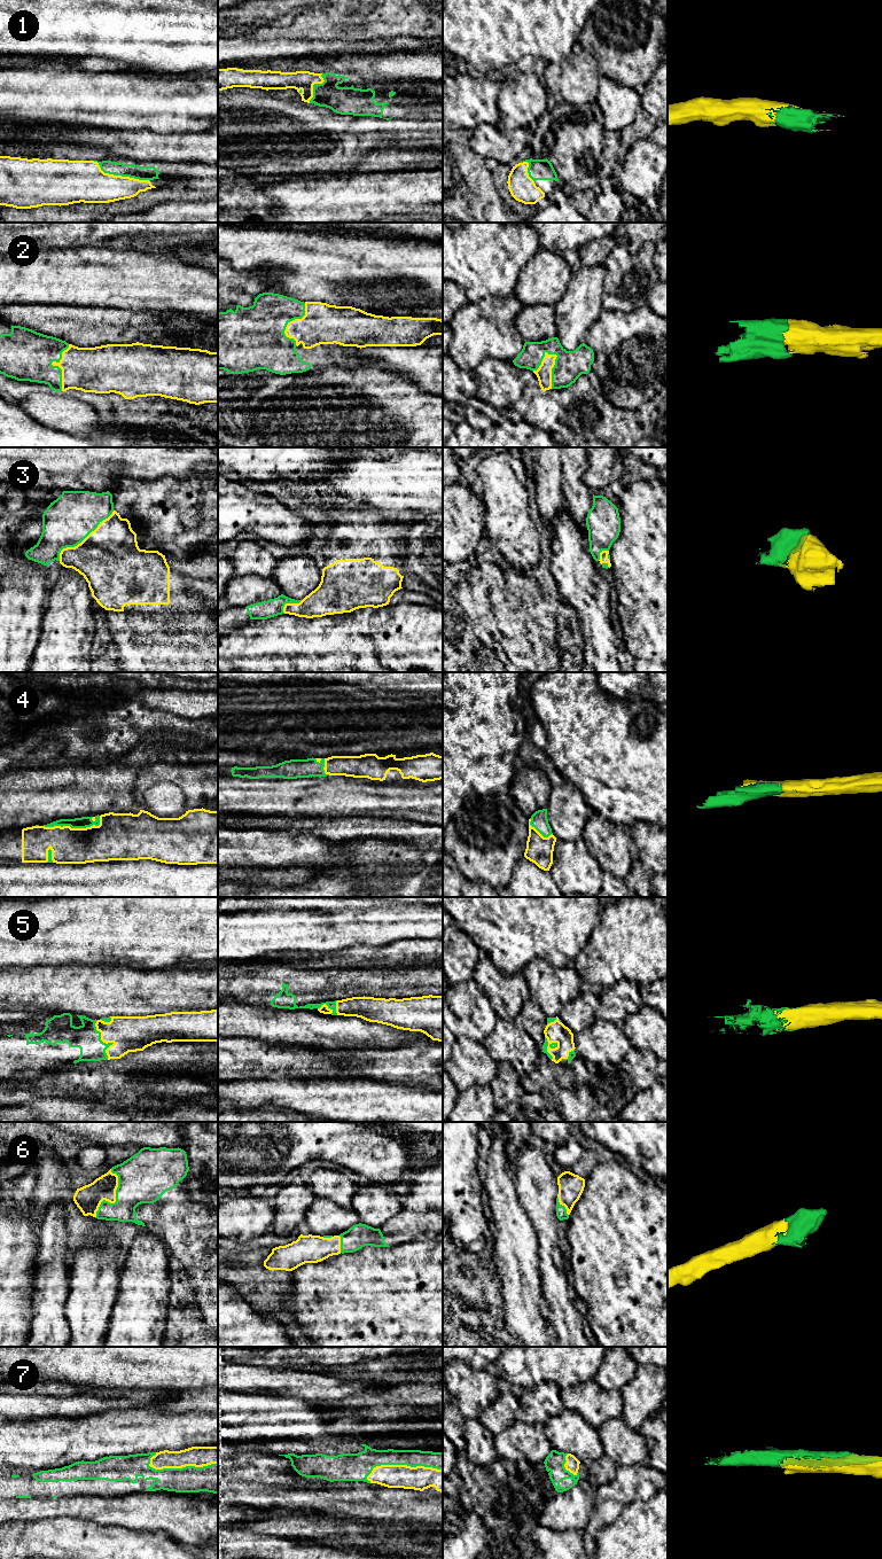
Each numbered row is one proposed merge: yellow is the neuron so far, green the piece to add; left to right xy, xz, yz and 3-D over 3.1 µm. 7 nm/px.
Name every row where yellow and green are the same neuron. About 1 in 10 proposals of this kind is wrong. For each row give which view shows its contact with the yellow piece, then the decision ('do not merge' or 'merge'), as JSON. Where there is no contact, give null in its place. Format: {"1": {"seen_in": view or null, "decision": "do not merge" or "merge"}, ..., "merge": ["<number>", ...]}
{"1": {"seen_in": "xy", "decision": "merge"}, "2": {"seen_in": "yz", "decision": "merge"}, "3": {"seen_in": "xy", "decision": "merge"}, "4": {"seen_in": "xy", "decision": "merge"}, "5": {"seen_in": "xy", "decision": "merge"}, "6": {"seen_in": "xy", "decision": "merge"}, "7": {"seen_in": "xz", "decision": "merge"}, "merge": ["1", "2", "3", "4", "5", "6", "7"]}

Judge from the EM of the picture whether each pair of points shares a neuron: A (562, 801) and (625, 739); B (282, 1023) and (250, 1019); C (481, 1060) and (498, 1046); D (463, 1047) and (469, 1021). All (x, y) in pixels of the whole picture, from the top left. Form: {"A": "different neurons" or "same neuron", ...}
{"A": "different neurons", "B": "same neuron", "C": "different neurons", "D": "different neurons"}

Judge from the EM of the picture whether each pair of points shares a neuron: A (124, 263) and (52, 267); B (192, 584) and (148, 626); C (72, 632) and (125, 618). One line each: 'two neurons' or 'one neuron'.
A: one neuron
B: one neuron
C: two neurons

